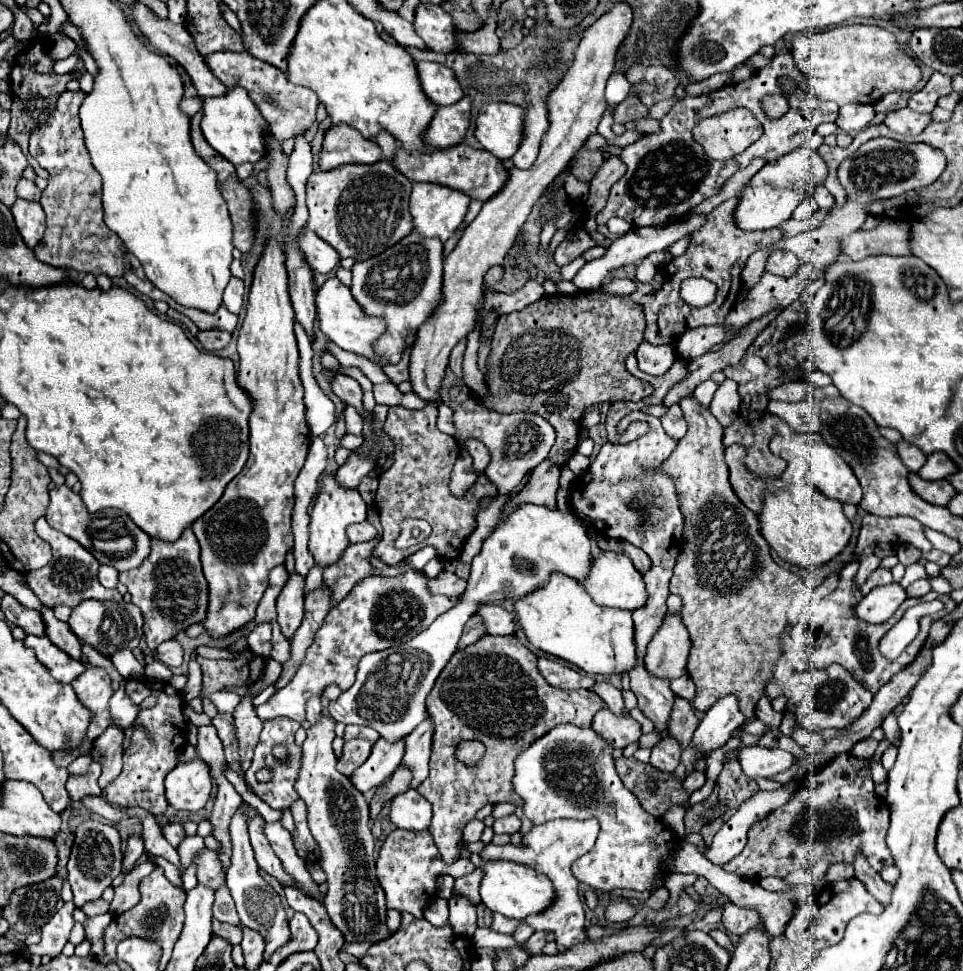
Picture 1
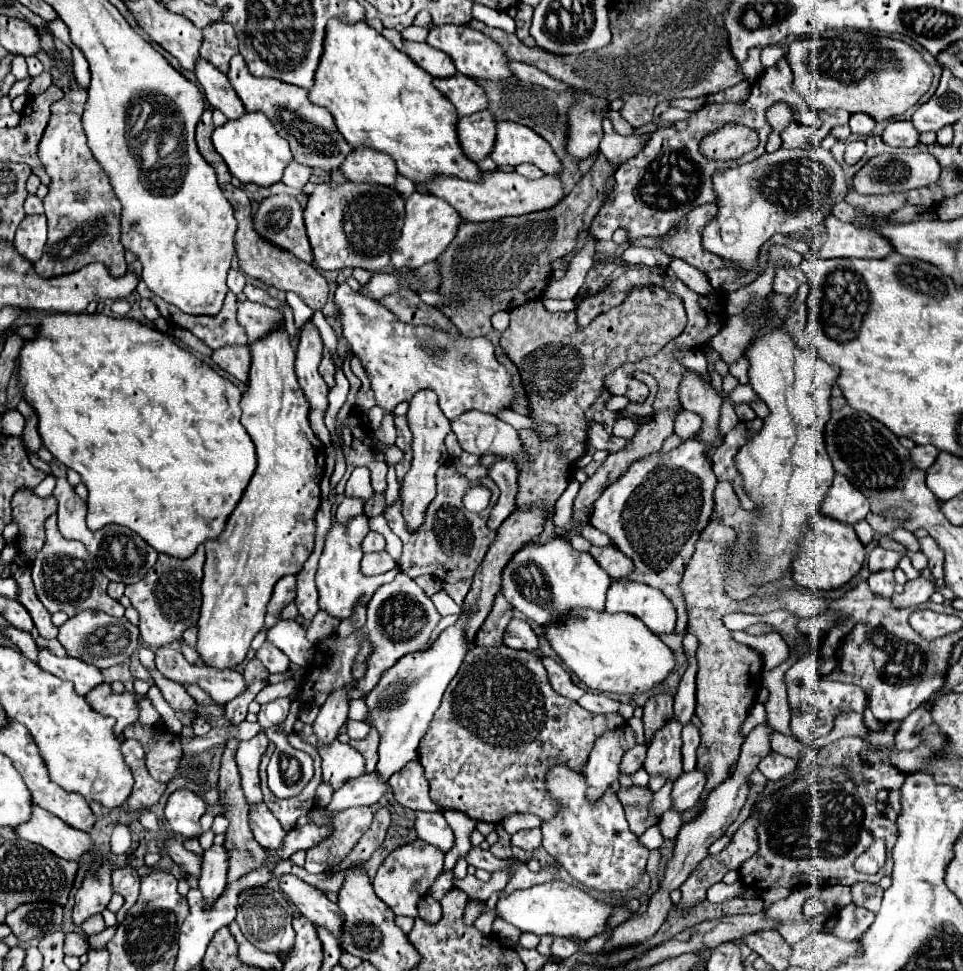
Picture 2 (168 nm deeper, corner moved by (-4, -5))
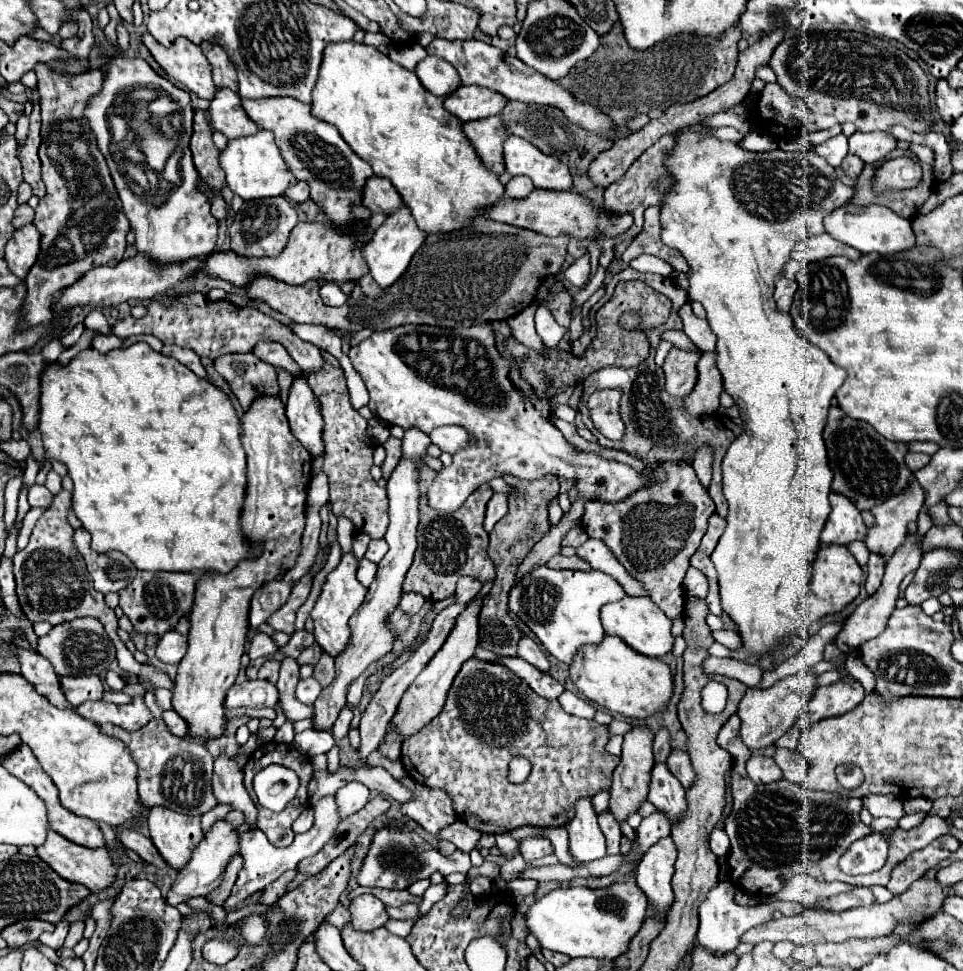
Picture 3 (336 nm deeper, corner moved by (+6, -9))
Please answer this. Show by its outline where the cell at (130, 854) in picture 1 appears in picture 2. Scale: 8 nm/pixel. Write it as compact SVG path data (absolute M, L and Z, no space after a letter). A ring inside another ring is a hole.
M119 868L111 874L111 886L115 894L121 894L125 898L123 908L117 912L117 920L121 922L127 910L137 902L139 896L139 876L133 868Z

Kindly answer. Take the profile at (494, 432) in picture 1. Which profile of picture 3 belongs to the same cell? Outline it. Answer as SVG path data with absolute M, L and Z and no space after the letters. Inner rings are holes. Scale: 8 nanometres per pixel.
M439 426L429 434L429 438L449 454L455 454L459 448L467 448L467 444L471 444L471 432L467 432L463 426Z

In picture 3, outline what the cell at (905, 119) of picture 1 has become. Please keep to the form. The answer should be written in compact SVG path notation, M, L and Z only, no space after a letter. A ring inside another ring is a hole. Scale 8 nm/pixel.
M855 132L849 138L849 152L859 156L867 164L883 160L895 148L897 140L889 132L867 132L867 134Z

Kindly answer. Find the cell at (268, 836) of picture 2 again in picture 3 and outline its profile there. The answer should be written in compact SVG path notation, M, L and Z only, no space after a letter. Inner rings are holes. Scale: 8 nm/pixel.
M221 754L215 760L215 770L213 770L213 792L219 804L229 804L233 810L239 810L245 814L245 824L255 830L257 824L257 806L247 794L243 786L243 774L237 768L237 764L227 756Z

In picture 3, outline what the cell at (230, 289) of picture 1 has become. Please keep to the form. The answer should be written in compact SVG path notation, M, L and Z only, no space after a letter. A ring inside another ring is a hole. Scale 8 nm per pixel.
M261 340L261 344L255 344L255 348L251 352L273 366L281 366L281 368L289 370L293 376L301 372L301 368L295 364L295 360L291 360L291 356L287 356L287 350L283 350L283 346L279 342Z

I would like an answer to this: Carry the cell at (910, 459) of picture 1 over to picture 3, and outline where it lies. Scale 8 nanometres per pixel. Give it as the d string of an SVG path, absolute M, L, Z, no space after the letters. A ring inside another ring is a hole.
M909 452L909 454L905 456L905 464L907 464L907 468L909 468L911 472L917 472L919 468L927 466L929 460L931 460L931 456L927 456L927 454L913 454L913 452Z

